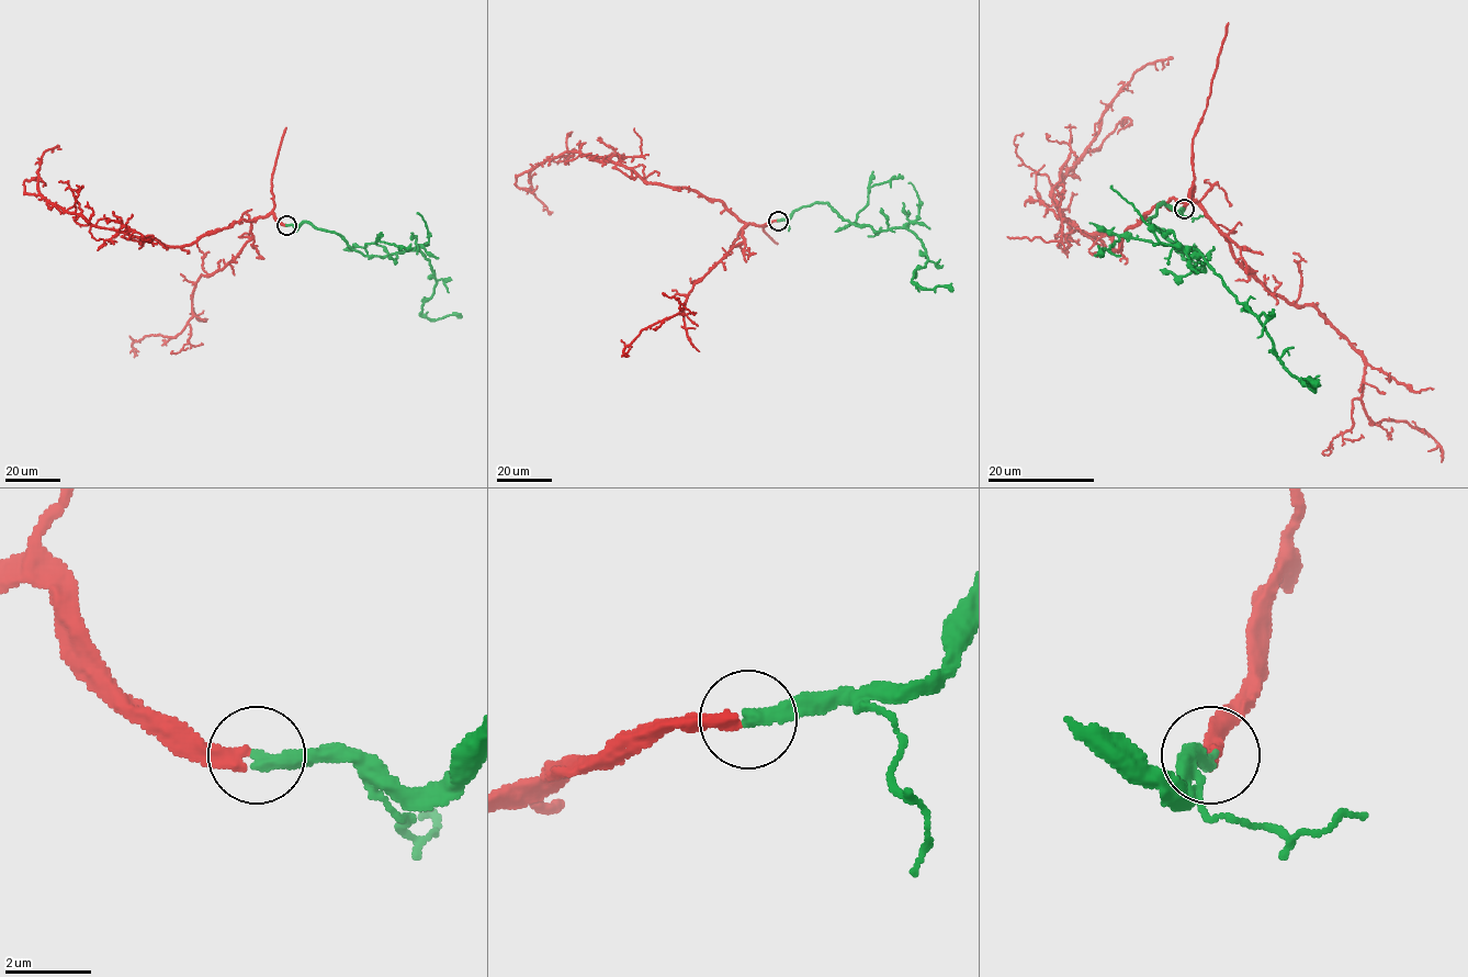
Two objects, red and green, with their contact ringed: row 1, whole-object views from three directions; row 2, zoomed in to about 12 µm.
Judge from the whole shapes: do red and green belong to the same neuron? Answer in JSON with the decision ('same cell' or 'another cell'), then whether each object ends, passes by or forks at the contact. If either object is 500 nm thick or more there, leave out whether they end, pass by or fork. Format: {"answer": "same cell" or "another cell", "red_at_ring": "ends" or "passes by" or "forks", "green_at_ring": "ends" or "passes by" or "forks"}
{"answer": "same cell", "red_at_ring": "ends", "green_at_ring": "ends"}

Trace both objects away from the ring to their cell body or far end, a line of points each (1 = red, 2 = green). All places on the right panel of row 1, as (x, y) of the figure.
1: (1185, 209), (1193, 187), (1114, 249), (1054, 205), (1106, 105), (1149, 64), (1167, 64)
2: (1183, 209), (1162, 203), (1149, 222), (1193, 268), (1204, 269), (1201, 256), (1279, 361), (1316, 385)

